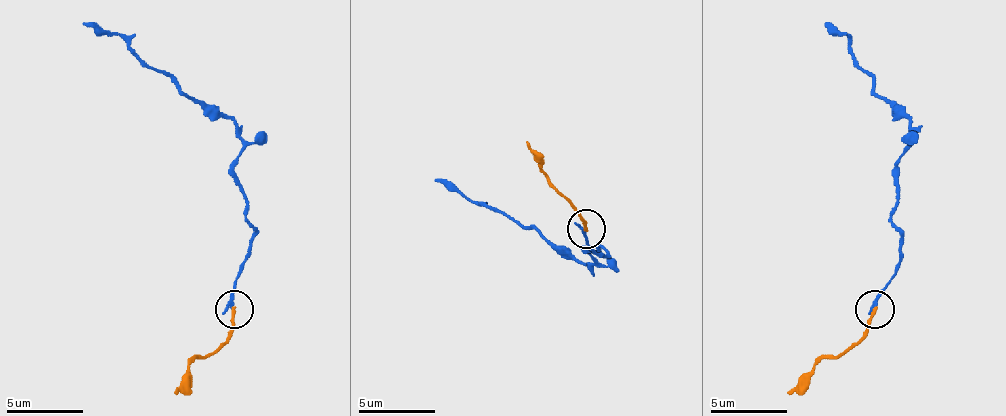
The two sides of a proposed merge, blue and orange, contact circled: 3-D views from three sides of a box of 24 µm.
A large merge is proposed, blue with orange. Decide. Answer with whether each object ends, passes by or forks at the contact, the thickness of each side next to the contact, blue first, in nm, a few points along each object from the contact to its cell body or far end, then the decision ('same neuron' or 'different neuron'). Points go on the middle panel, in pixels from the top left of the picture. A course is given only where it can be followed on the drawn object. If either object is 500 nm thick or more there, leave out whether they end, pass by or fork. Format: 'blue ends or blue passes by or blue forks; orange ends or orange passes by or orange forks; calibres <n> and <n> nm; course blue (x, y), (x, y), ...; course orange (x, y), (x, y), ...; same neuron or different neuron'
blue ends; orange ends; calibres 200 and 190 nm; course blue (585, 229), (596, 252), (608, 252), (600, 245), (585, 252), (596, 264), (558, 252), (535, 229), (436, 180); course orange (585, 229), (585, 218), (547, 176), (527, 142); different neuron

